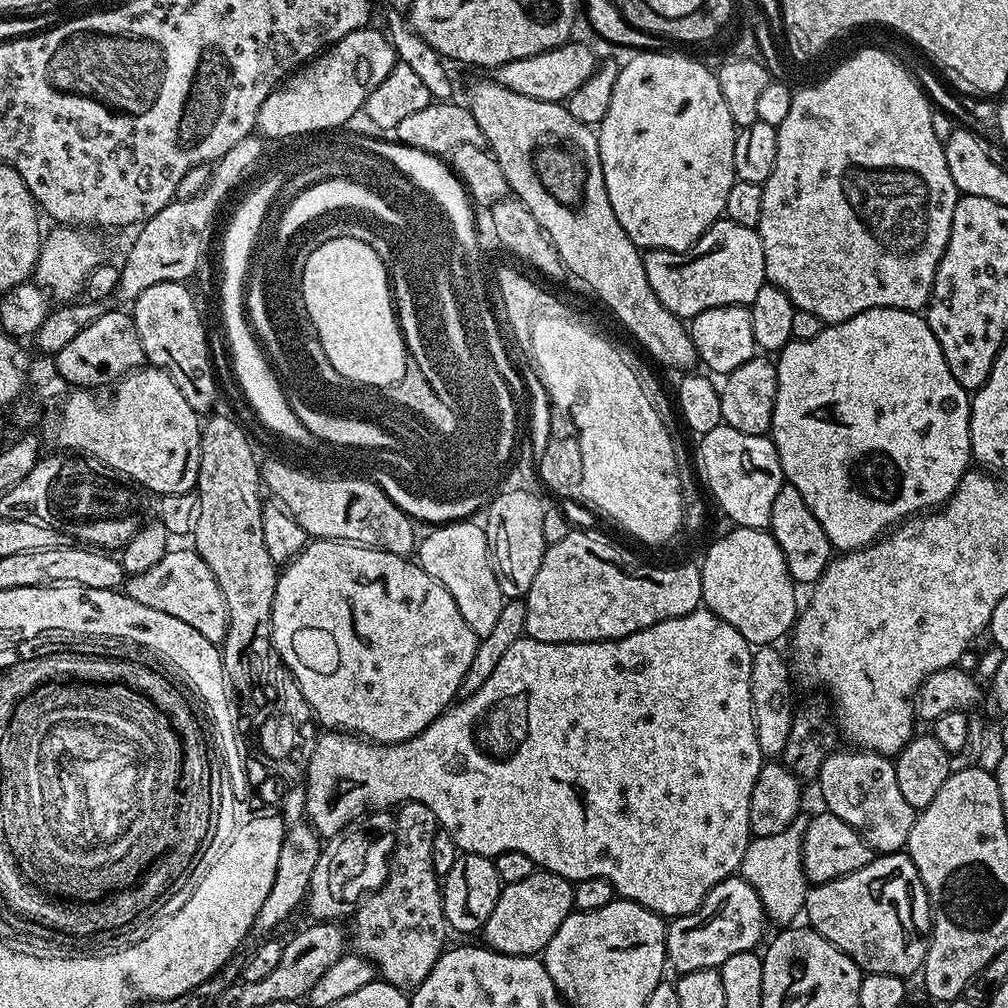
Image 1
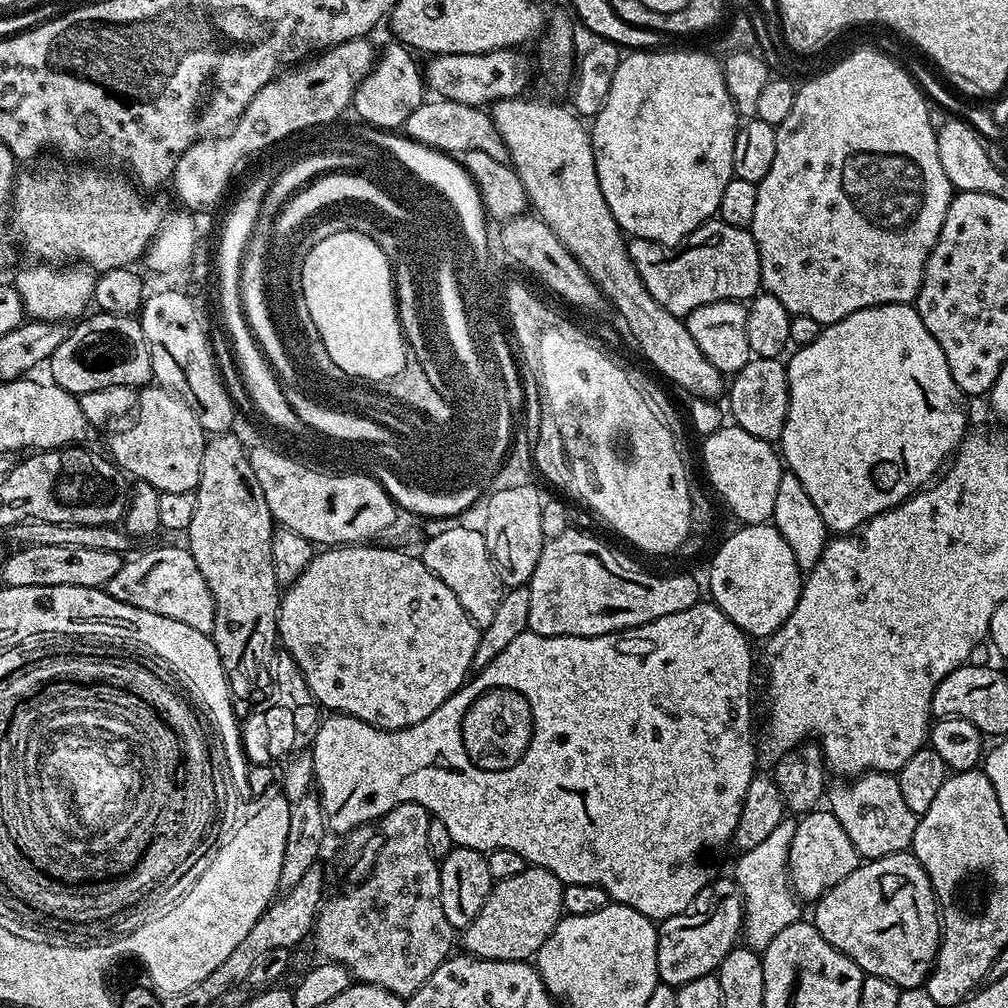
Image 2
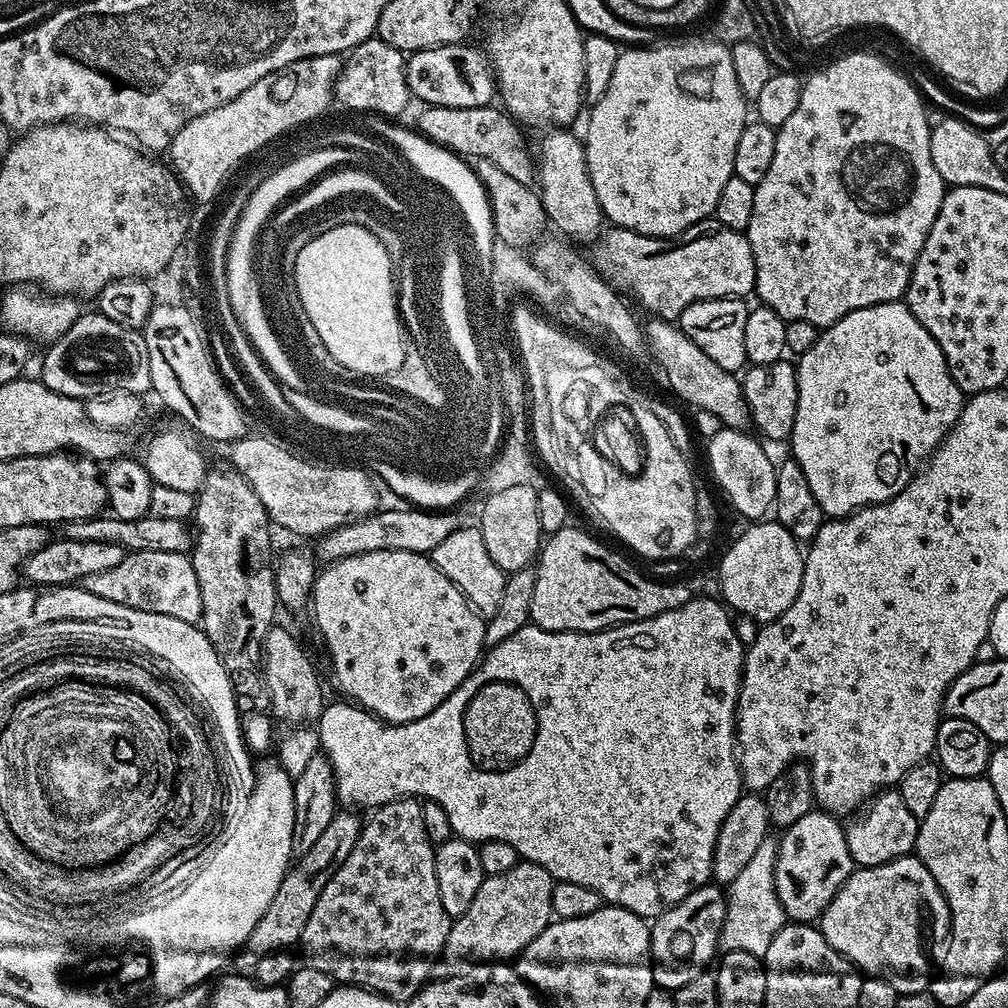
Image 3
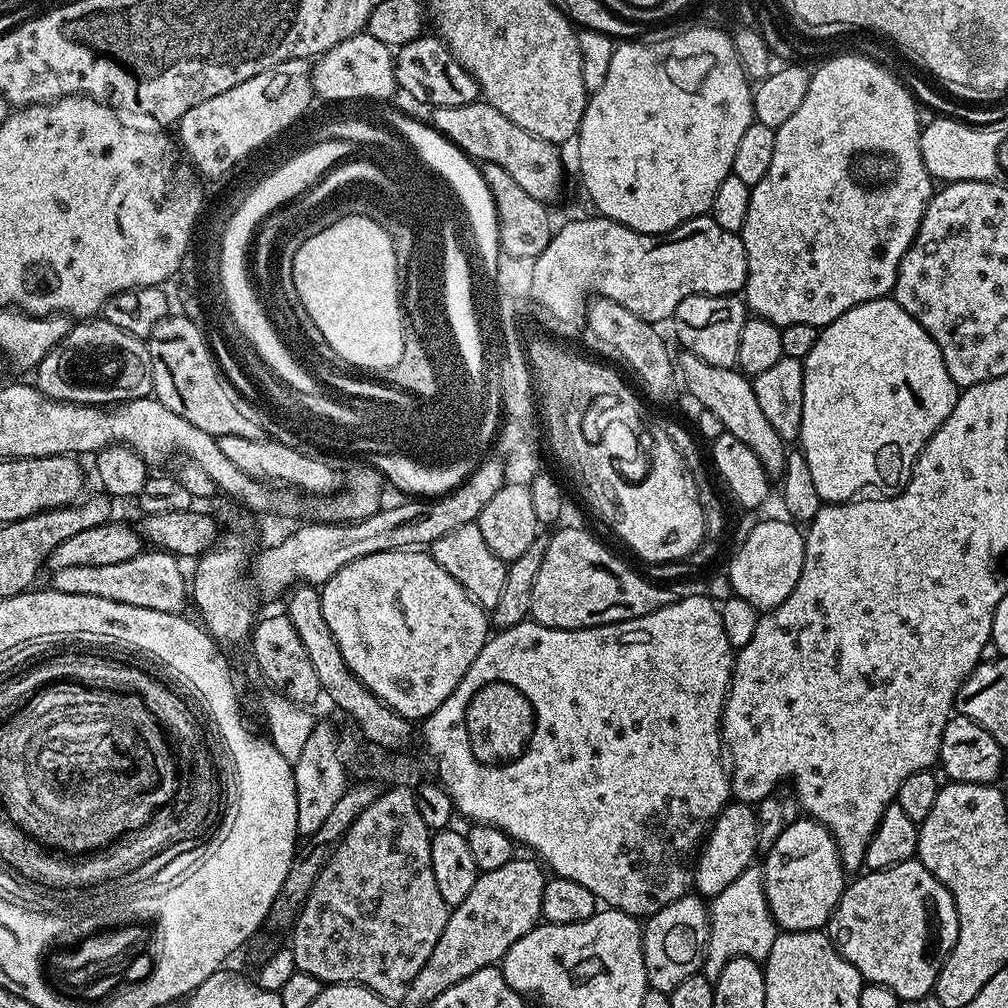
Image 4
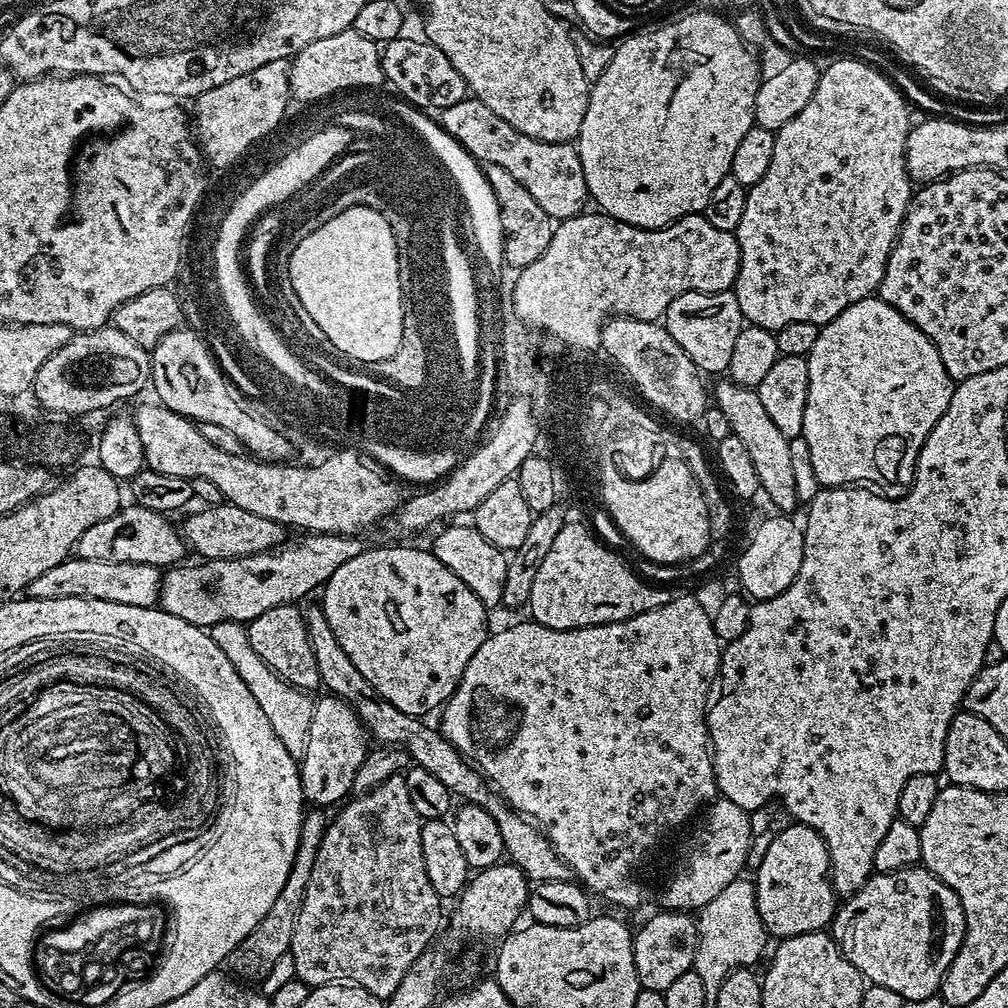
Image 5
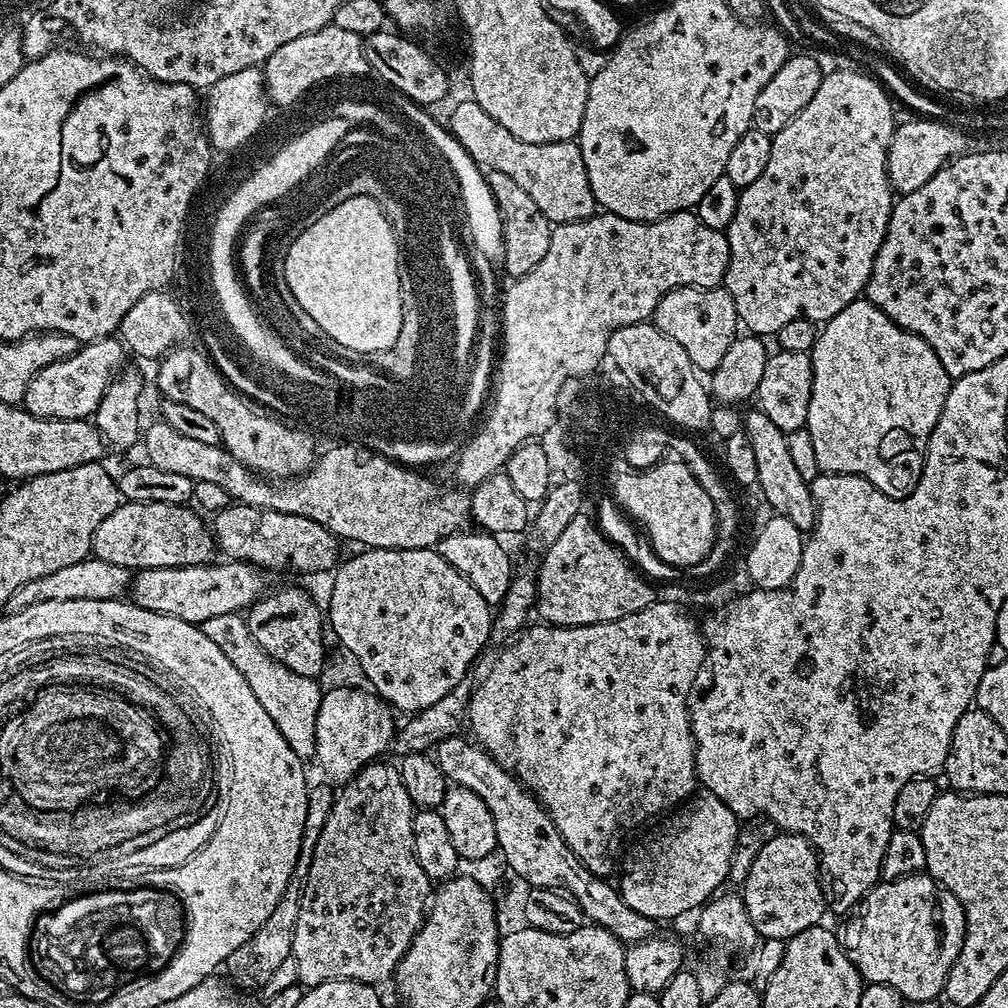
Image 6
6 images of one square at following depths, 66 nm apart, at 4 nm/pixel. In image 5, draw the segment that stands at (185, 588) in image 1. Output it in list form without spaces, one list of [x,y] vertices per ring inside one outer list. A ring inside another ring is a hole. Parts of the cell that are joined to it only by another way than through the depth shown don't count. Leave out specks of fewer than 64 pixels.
[[[73,555],[67,560],[58,562],[58,566],[46,570],[26,589],[33,600],[46,598],[86,598],[102,602],[118,602],[126,606],[153,607],[160,598],[162,583],[161,569],[149,564],[134,562],[98,562],[98,558],[82,558]]]

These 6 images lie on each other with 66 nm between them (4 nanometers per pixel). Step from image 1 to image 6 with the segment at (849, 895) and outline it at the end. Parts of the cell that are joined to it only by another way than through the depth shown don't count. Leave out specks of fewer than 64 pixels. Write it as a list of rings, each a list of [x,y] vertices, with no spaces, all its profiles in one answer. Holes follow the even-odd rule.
[[[917,874],[915,876],[903,876],[897,880],[884,880],[876,884],[865,894],[863,900],[860,901],[858,912],[861,912],[861,916],[849,926],[848,933],[843,933],[842,943],[844,953],[850,958],[852,965],[860,971],[861,977],[870,984],[894,986],[894,990],[898,990],[898,994],[902,994],[905,1000],[936,1000],[943,993],[944,983],[950,974],[950,966],[954,966],[954,962],[964,945],[966,918],[964,917],[962,906],[958,902],[958,898],[954,898],[954,894],[950,894],[950,890],[946,890],[941,884],[937,884],[931,876]]]

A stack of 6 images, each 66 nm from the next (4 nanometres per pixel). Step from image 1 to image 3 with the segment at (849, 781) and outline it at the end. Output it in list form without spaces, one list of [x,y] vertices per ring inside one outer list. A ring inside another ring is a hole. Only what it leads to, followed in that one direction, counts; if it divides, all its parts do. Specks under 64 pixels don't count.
[[[881,790],[844,824],[844,837],[852,855],[853,865],[869,868],[913,855],[919,829],[920,820],[914,814],[910,814],[899,791]]]

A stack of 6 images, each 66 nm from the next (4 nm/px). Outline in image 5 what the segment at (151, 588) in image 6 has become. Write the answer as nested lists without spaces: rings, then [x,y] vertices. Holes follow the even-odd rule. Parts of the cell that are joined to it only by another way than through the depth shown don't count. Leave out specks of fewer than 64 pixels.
[[[329,532],[301,535],[301,540],[293,544],[285,543],[277,546],[270,552],[259,552],[253,556],[243,556],[233,560],[209,560],[196,562],[193,568],[185,566],[172,566],[163,573],[160,586],[159,607],[174,614],[174,618],[182,618],[182,622],[190,622],[194,626],[211,630],[218,622],[223,620],[239,620],[247,622],[258,618],[258,614],[266,614],[274,606],[283,604],[296,604],[300,602],[307,592],[323,589],[328,579],[338,570],[338,566],[350,562],[350,558],[358,558],[366,547],[360,536],[335,536]]]

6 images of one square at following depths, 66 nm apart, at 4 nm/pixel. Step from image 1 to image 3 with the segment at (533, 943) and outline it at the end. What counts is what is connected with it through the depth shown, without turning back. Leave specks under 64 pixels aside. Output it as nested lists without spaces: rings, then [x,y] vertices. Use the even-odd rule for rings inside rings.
[[[521,859],[510,870],[502,874],[485,876],[482,886],[478,886],[478,894],[474,894],[474,902],[470,902],[466,914],[455,917],[452,929],[446,938],[442,956],[448,960],[468,960],[464,962],[508,962],[520,955],[522,949],[530,946],[546,926],[553,923],[552,914],[552,875],[542,866]]]

